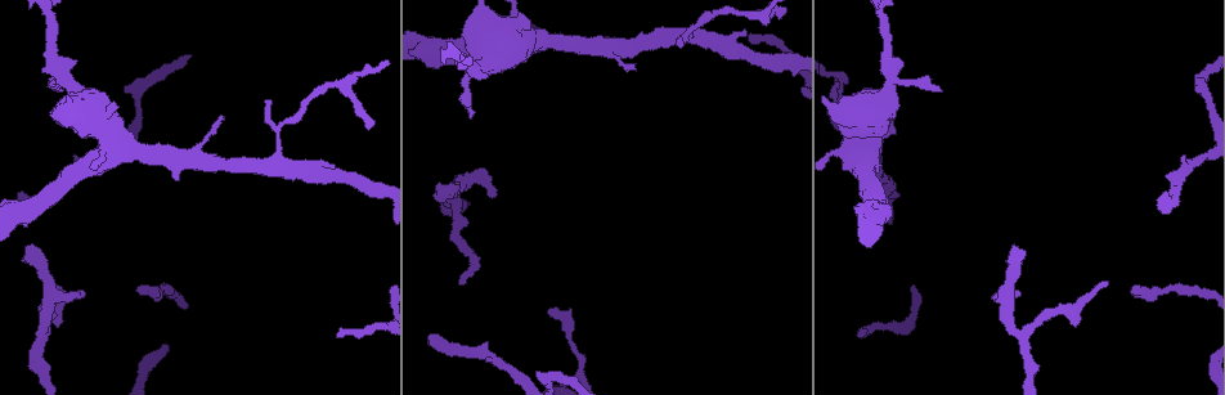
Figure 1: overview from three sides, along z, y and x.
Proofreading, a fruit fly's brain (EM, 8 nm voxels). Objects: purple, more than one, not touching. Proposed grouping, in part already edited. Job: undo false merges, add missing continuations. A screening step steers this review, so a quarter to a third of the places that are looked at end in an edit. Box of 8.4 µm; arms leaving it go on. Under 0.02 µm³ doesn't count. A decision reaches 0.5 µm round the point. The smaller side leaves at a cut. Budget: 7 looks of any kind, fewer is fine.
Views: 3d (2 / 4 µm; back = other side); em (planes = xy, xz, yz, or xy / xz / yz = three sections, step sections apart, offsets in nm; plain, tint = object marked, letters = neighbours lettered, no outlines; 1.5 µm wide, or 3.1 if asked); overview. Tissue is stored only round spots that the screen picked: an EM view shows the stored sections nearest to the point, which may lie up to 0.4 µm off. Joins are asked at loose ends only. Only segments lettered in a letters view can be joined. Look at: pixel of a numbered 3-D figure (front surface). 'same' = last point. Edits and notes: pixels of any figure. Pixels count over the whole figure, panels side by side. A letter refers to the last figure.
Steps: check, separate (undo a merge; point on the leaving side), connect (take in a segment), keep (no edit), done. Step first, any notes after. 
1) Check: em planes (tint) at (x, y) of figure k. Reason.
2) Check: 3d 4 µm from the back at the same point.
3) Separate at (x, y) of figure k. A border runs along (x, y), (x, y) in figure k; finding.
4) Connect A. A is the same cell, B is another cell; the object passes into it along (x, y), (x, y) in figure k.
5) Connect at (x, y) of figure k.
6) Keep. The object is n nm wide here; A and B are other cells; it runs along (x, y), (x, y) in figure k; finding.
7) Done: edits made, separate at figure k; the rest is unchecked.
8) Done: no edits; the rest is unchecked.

Check: em planes (letters) at (1106, 281) of figure 1. An open end.

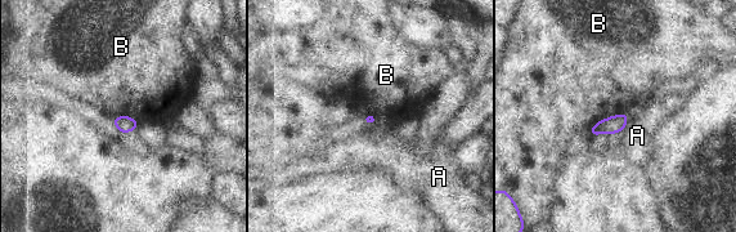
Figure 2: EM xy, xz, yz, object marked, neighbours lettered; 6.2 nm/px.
Keep. A and B are other cells; a border runs along (627, 112), (601, 119), (589, 128) in figure 2; none of them fits.

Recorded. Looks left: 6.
Check: em planes (letters) at (437, 199) of figure 1. Free end.

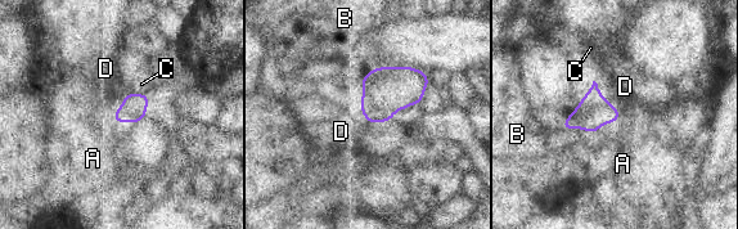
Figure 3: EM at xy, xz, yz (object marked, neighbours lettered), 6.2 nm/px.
Keep. The object is 160 nm wide here; the longest contact is with D, 240 nm; A, B, C and D are other cells; no lettered segment goes on from it.

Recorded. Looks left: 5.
Check: 3d 4 µm at (431, 345) of figure 1. End of a long branch.

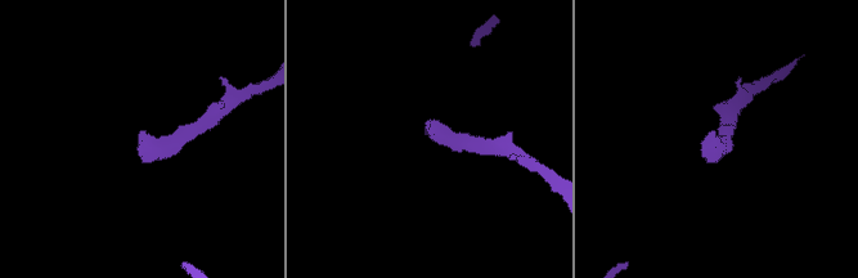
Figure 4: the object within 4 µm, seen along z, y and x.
Check: em planes (letters) at (142, 134) of figure 4. Need the tissue.

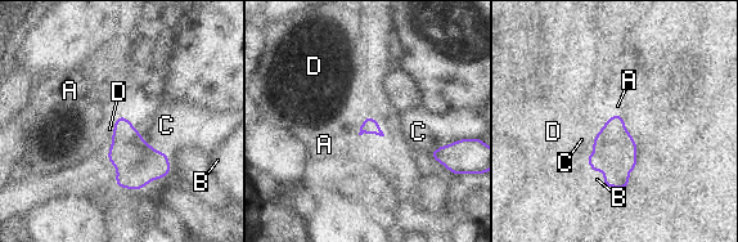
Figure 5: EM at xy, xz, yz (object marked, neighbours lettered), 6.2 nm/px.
Keep. A, B, C and D are other cells; a border runs along (610, 119), (594, 138), (593, 144) in figure 5; no lettered segment goes on from it.

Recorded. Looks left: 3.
Done: no edits; the rest is unchecked.

